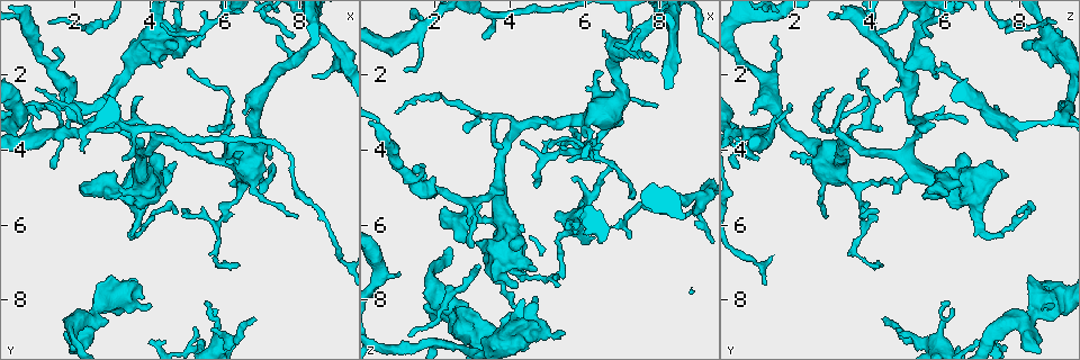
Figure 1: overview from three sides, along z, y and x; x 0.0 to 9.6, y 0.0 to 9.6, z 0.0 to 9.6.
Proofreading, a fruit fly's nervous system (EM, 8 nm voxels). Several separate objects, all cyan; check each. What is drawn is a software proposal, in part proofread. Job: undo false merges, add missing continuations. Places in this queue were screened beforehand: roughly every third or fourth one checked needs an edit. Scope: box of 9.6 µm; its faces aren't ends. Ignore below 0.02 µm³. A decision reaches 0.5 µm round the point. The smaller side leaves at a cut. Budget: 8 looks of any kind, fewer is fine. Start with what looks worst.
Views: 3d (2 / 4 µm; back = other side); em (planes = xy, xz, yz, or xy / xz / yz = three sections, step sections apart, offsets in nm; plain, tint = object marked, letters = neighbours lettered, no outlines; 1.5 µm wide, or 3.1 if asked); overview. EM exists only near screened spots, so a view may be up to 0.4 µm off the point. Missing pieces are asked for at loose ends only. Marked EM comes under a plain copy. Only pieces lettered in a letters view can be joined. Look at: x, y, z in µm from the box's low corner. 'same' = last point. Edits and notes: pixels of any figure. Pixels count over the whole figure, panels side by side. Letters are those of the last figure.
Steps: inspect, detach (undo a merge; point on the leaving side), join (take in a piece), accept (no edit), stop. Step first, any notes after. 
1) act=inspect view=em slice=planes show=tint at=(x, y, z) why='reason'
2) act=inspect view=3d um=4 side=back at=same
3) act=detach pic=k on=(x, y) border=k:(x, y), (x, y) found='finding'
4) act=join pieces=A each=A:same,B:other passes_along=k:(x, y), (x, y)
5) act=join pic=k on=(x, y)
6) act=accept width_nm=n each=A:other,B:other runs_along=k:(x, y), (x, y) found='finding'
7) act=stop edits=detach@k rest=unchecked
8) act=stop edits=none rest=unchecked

act=inspect view=em slice=yz step=4 show=tint at=(6.75, 8.50, 4.35) why='free end'

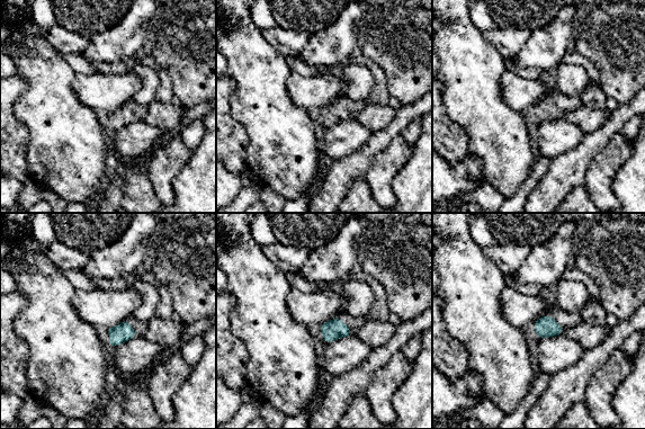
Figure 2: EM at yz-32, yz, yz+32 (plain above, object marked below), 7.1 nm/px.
act=inspect view=em slice=planes show=letters at=same why='another direction'

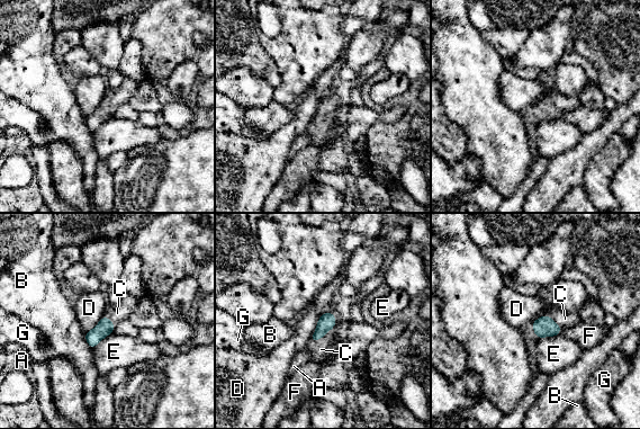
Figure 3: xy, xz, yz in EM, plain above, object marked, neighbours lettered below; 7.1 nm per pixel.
act=join pieces=C width_nm=120 each=A:other,B:other,C:same,D:other,E:other,F:other,G:other passes_along=3:(326, 322), (321, 338), (321, 349) found='the neuron continues'

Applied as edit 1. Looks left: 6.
act=inspect view=overview why='see it whole again'

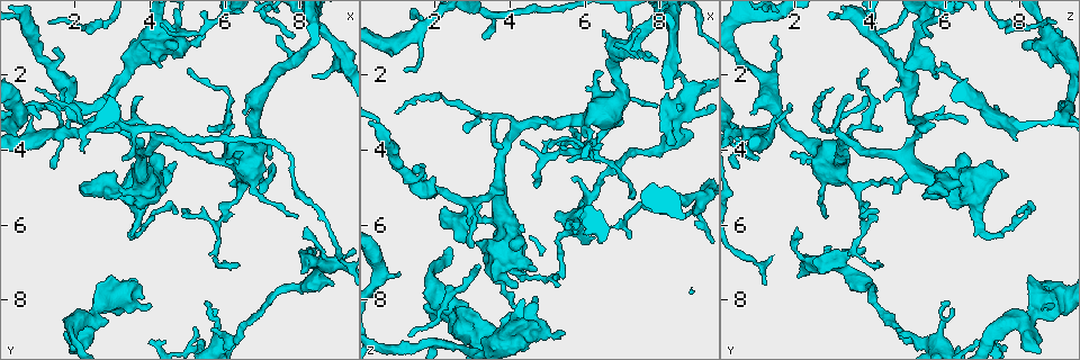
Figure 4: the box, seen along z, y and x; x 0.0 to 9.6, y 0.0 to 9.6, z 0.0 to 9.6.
act=inspect view=em slice=xz step=8 show=tint at=(2.45, 8.55, 8.20) why='arms part here'

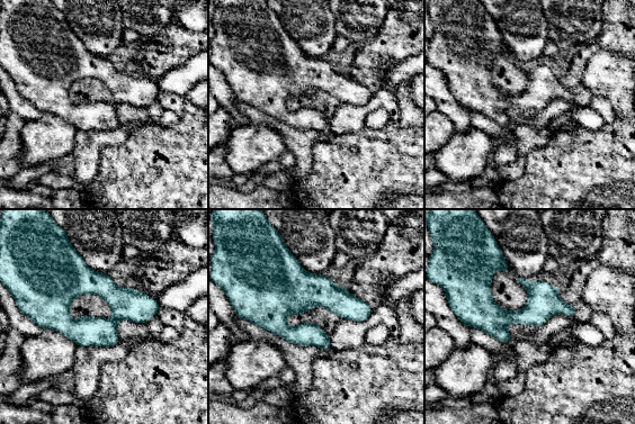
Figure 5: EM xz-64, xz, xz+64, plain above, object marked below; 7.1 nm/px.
act=inspect view=em slice=yz step=4 show=letters at=same

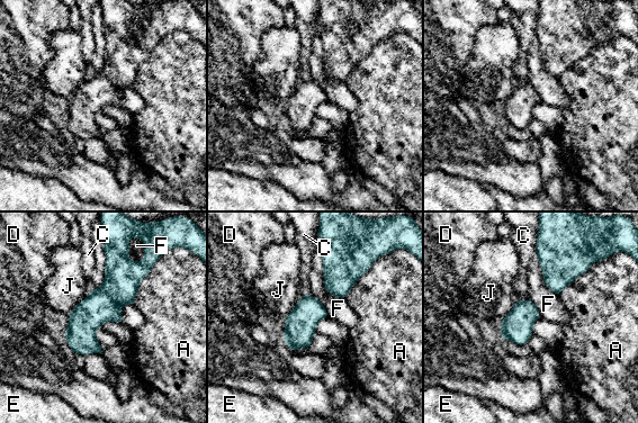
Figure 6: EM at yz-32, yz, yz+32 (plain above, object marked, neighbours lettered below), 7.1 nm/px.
act=accept width_nm=200 each=A:other,C:other,D:other,E:other,F:other,J:other runs_along=6:(117, 258), (78, 351) found='one neuron here'

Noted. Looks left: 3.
act=inspect view=em slice=xy step=8 show=tint at=(8.15, 6.60, 3.85)

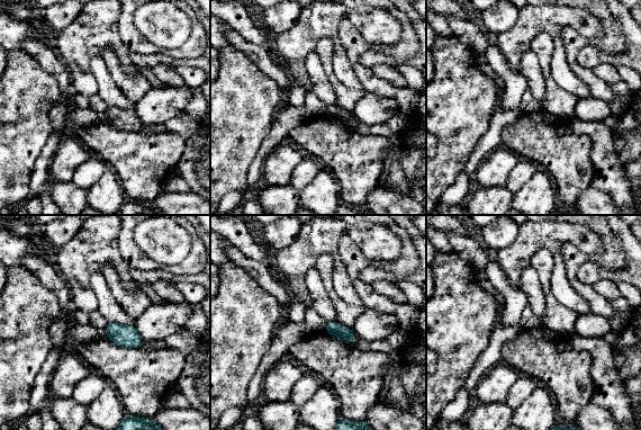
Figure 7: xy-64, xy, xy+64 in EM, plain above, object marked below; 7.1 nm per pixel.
act=inspect view=em slice=planes show=letters at=same why='cut it another way'

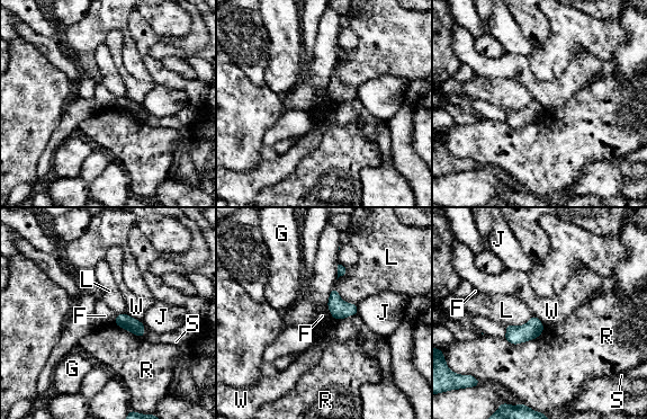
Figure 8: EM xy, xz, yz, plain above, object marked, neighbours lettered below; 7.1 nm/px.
act=accept each=F:other,G:other,J:other,L:other,R:other,S:other,W:other found='no lettered piece goes on from it'

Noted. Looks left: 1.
act=stop edits=join@3 rest=unchecked

